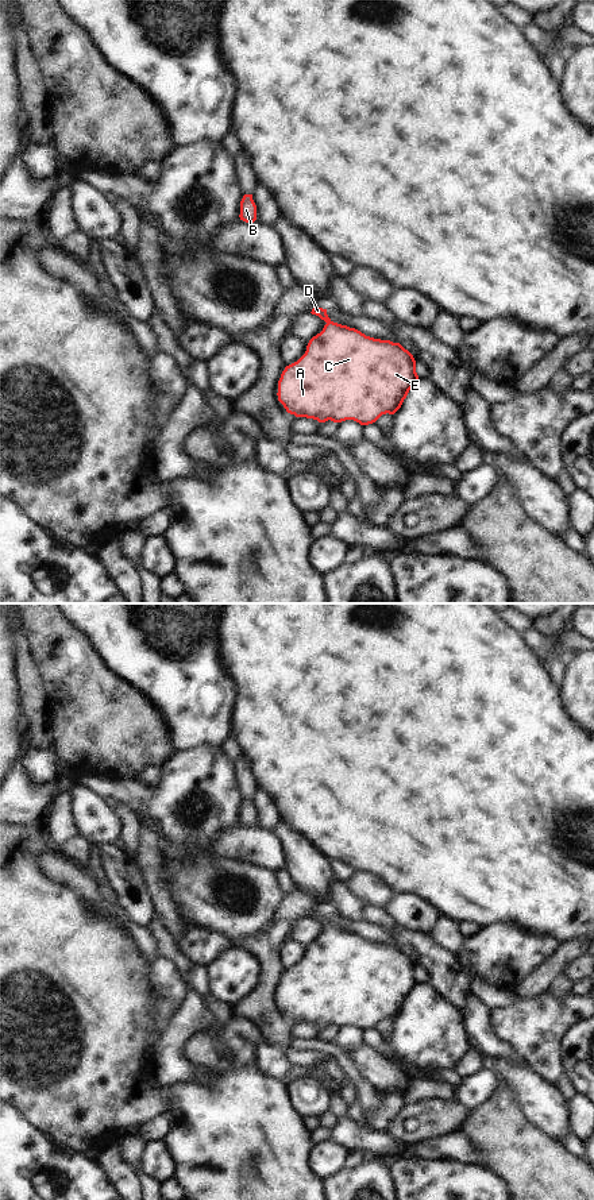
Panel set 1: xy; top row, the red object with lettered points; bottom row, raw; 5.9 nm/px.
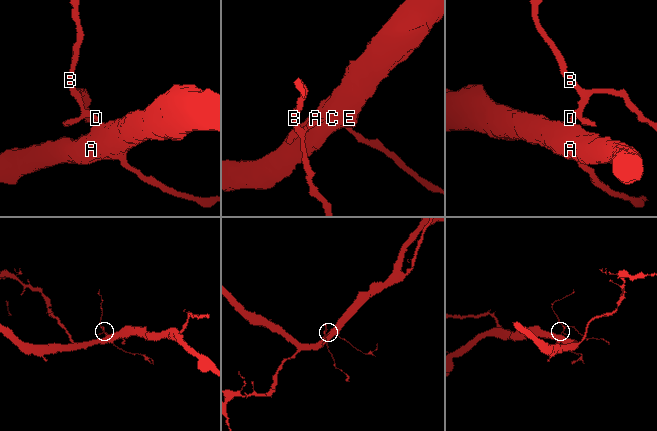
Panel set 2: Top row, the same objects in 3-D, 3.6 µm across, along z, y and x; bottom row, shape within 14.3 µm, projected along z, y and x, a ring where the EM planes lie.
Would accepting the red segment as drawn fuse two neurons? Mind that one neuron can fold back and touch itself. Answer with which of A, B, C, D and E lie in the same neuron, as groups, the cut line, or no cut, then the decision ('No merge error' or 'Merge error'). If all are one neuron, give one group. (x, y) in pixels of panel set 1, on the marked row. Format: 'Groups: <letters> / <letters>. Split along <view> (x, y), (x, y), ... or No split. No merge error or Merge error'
Groups: A B C D E. No split. No merge error.

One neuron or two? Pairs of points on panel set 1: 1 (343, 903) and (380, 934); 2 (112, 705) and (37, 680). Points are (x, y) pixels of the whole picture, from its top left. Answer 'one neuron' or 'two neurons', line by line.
1: two neurons
2: two neurons

